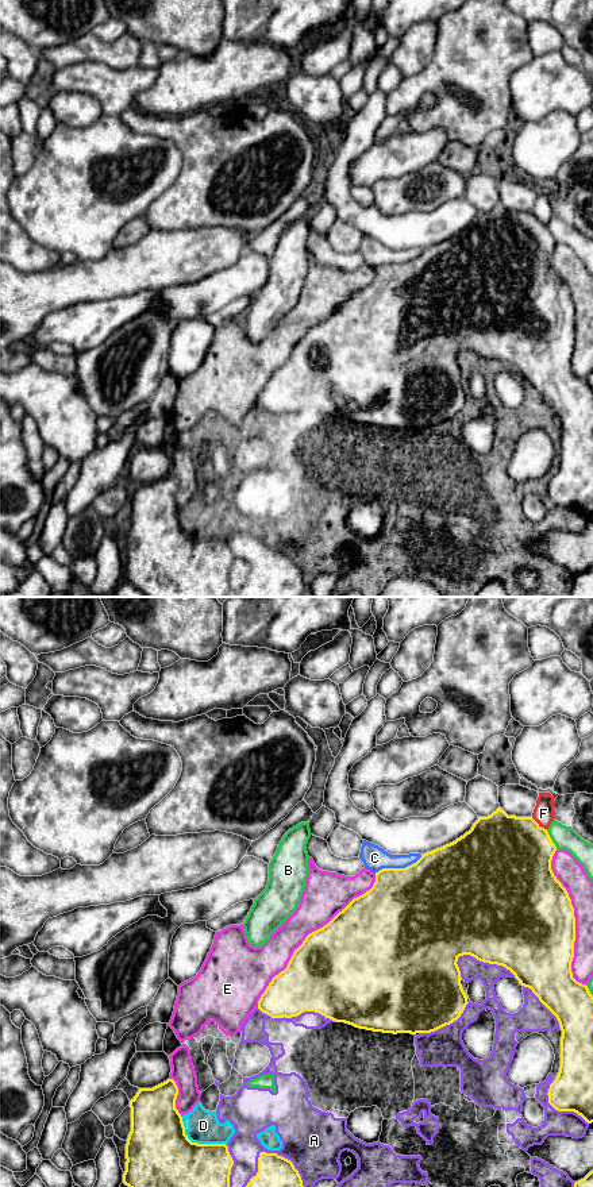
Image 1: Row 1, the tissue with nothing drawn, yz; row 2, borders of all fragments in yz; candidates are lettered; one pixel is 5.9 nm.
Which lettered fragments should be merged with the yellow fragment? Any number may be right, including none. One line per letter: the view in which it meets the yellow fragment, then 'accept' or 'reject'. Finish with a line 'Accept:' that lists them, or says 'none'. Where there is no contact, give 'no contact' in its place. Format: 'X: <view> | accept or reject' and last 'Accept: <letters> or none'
A: yz | reject
B: yz | reject
C: yz | reject
D: yz | reject
E: yz | reject
F: yz | reject
Accept: none

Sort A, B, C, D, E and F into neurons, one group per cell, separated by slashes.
A D / B / C / E / F

